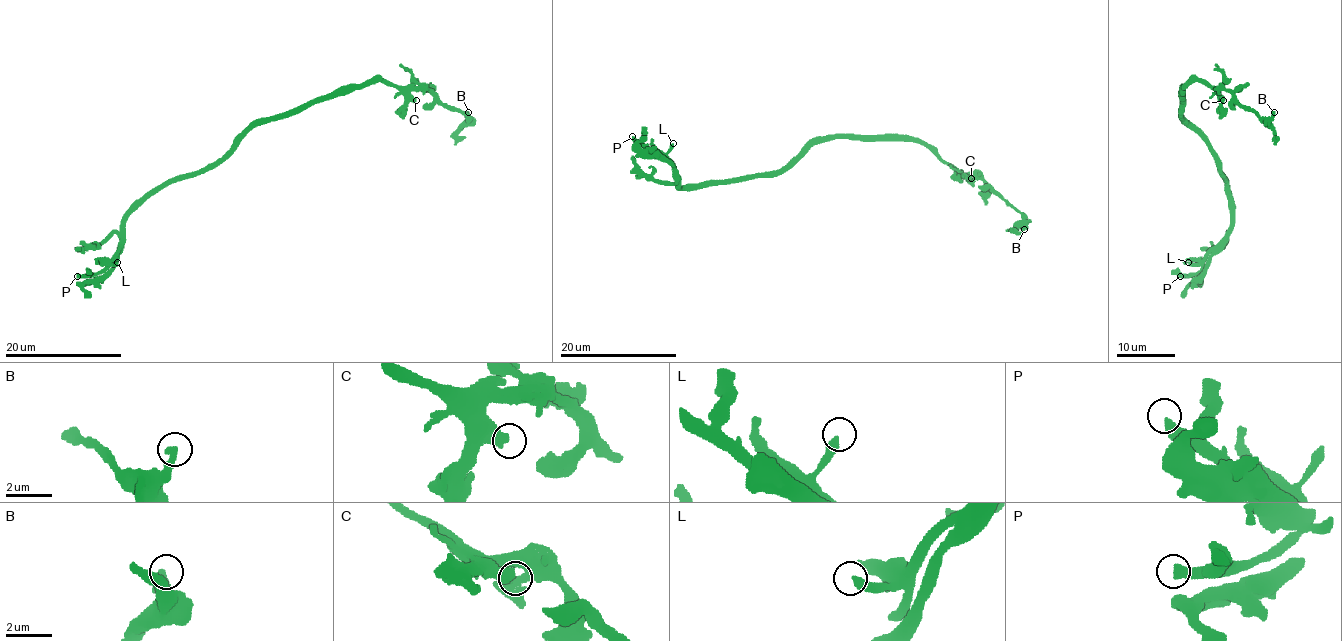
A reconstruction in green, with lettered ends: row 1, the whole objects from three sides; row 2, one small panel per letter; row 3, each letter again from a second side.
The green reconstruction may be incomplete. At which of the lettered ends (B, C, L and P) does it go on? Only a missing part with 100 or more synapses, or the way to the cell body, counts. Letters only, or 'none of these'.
P

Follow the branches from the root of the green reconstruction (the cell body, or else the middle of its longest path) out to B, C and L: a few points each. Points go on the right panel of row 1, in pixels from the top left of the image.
B: (1186, 121), (1182, 116), (1182, 91), (1194, 81), (1226, 88), (1261, 118), (1270, 118), (1274, 112)
C: (1186, 121), (1182, 116), (1182, 91), (1191, 83), (1204, 81), (1223, 100)
L: (1186, 121), (1215, 154), (1217, 164), (1226, 178), (1230, 210), (1230, 232), (1199, 264), (1188, 262)

